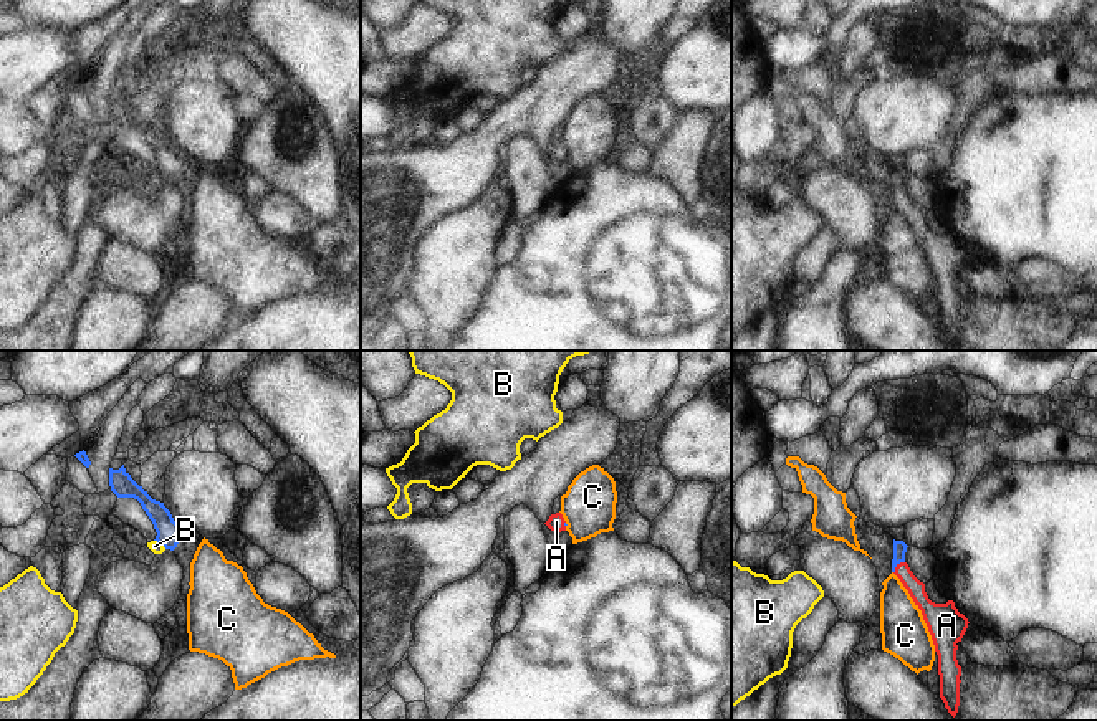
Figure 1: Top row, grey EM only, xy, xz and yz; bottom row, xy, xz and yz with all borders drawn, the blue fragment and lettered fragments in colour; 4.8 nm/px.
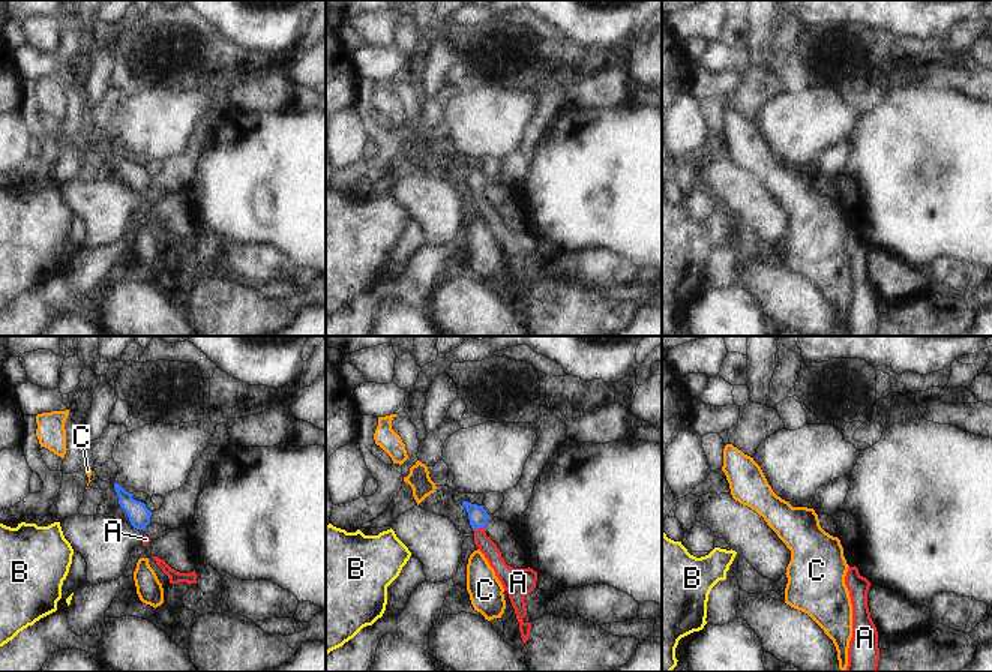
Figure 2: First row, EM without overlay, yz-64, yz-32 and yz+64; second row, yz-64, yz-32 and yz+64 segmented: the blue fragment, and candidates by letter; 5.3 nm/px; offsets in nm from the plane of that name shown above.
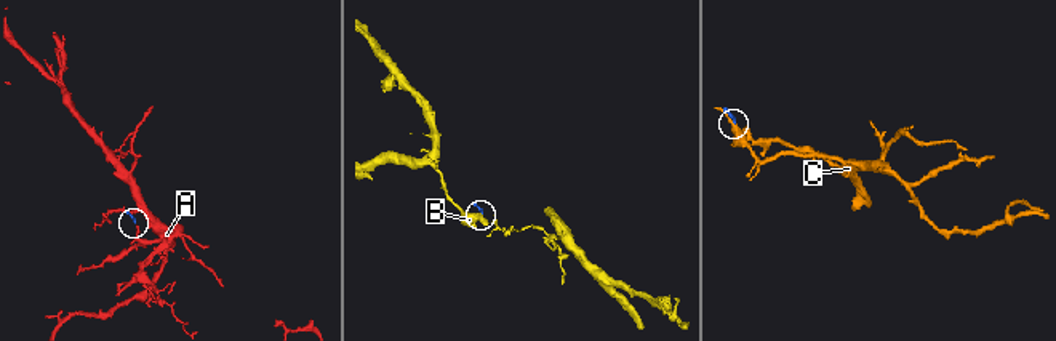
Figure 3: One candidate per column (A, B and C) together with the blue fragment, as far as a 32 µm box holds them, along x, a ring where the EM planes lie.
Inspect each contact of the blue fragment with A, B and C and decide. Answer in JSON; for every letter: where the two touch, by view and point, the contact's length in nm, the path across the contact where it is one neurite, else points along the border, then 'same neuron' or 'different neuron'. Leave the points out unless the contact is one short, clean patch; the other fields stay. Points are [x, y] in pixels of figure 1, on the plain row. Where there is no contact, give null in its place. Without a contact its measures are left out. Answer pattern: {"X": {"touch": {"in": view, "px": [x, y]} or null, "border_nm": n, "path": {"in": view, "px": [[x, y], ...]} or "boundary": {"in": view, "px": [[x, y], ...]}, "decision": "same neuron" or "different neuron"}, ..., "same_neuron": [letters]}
{"A": {"touch": {"in": "yz", "px": [895, 195]}, "border_nm": 80, "path": {"in": "yz", "px": [[899, 176], [895, 195], [902, 200]]}, "decision": "same neuron"}, "B": {"touch": {"in": "xy", "px": [161, 172]}, "border_nm": 80, "boundary": {"in": "xy", "px": [[154, 169], [166, 177]]}, "decision": "different neuron"}, "C": {"touch": null, "decision": "different neuron"}, "same_neuron": ["A"]}

